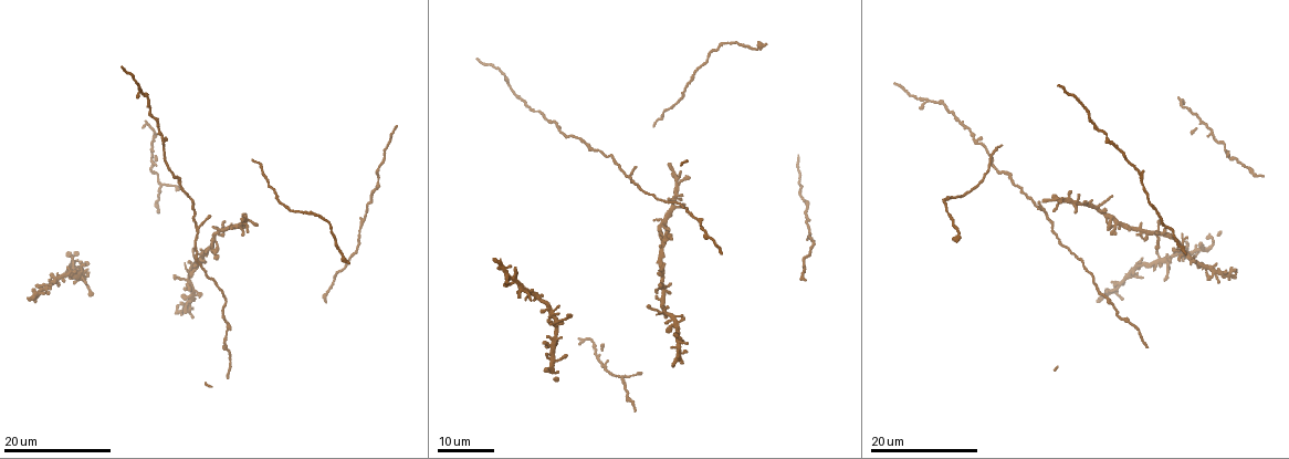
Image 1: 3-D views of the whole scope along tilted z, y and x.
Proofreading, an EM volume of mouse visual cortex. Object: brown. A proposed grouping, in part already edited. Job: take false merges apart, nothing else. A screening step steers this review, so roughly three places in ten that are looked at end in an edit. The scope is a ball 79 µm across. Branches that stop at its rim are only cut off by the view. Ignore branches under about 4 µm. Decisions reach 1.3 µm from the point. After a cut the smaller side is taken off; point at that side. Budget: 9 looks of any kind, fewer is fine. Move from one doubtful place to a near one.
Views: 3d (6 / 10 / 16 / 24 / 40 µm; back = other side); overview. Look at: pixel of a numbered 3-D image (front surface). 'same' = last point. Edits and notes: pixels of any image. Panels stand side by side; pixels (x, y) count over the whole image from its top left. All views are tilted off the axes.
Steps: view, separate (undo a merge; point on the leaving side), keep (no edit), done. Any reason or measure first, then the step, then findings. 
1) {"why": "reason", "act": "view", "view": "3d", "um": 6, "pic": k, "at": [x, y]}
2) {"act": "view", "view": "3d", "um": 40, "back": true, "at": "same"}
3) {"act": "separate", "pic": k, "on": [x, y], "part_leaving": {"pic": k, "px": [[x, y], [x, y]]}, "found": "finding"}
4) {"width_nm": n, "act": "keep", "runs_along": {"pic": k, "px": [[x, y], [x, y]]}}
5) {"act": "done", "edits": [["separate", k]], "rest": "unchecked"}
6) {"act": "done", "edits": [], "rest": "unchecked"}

{"why": "two arms in line, one across", "act": "view", "view": "3d", "um": 24, "pic": 1, "at": [557, 126]}

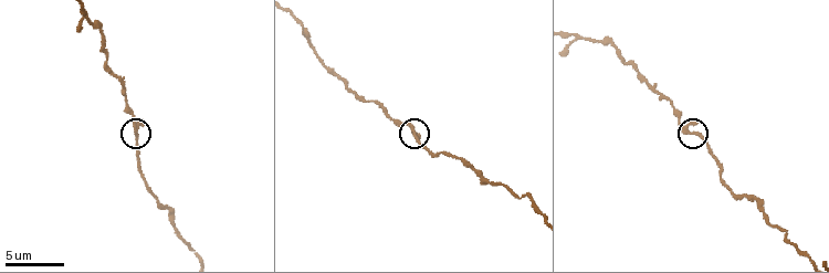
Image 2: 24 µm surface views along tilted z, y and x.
{"why": "closer look", "act": "view", "view": "3d", "um": 10, "pic": 2, "at": [138, 134]}

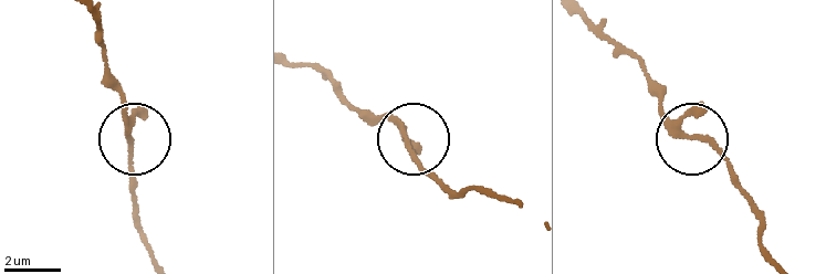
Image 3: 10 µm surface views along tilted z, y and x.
{"act": "keep", "runs_along": {"pic": 3, "px": [[513, 202], [437, 183], [406, 136], [370, 109]]}, "found": "one neuron here"}

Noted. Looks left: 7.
{"why": "three arms meet", "act": "view", "view": "3d", "um": 24, "pic": 1, "at": [621, 376]}

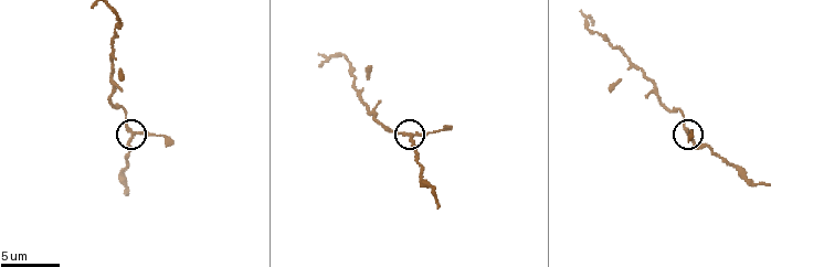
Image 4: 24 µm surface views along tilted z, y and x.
{"act": "view", "view": "3d", "um": 10, "pic": 4, "at": [132, 134]}

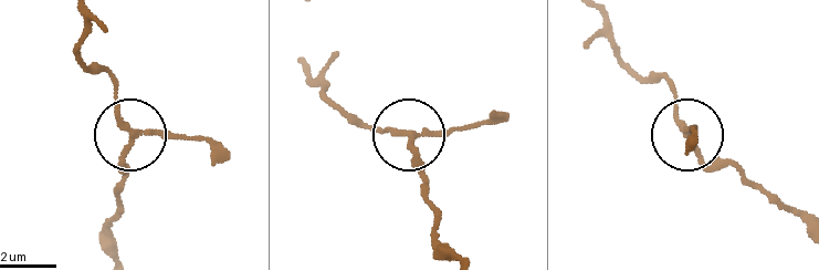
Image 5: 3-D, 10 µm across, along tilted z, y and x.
{"width_nm": 170, "act": "keep", "found": "one neuron here"}

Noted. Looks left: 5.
{"why": "calibre changes", "act": "view", "view": "3d", "um": 24, "pic": 1, "at": [1167, 263]}

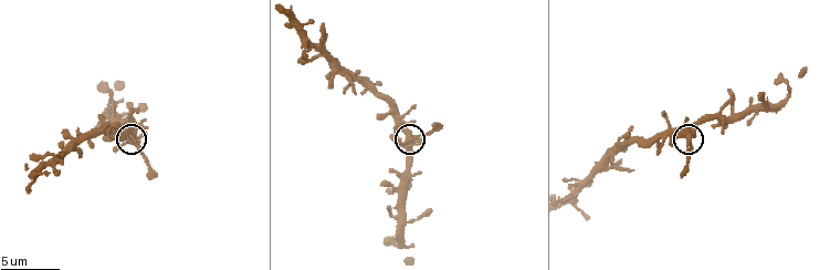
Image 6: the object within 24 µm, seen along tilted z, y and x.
{"why": "closer look", "act": "view", "view": "3d", "um": 10, "pic": 6, "at": [412, 137]}

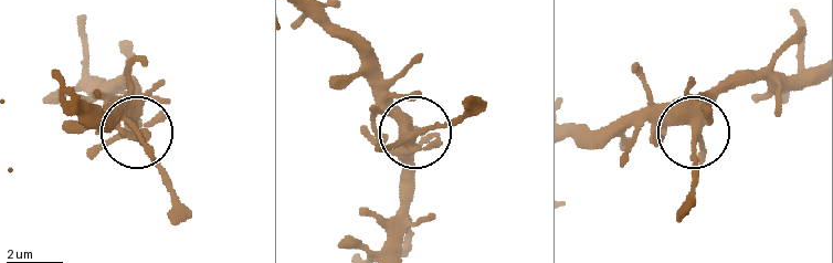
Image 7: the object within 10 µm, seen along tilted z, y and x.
{"arms": 4, "act": "keep", "found": "continuous, no second neuron"}

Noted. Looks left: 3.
{"why": "a fork", "act": "view", "view": "3d", "um": 24, "pic": 1, "at": [678, 324]}

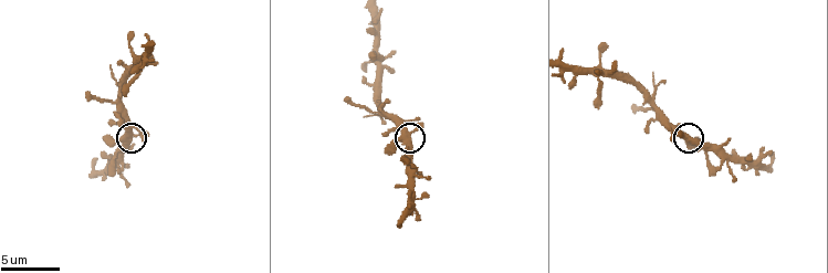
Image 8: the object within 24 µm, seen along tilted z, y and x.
{"act": "view", "view": "3d", "um": 10, "pic": 8, "at": [410, 133]}

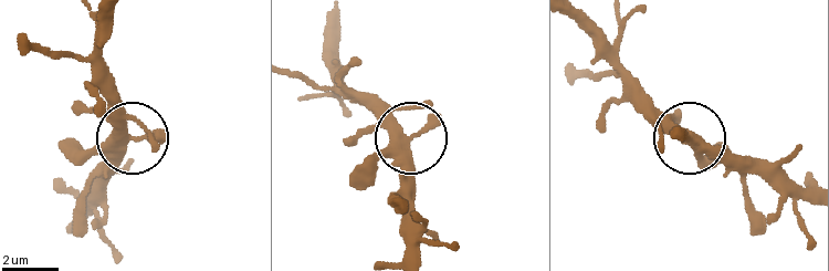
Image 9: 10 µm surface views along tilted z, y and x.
{"width_nm": 340, "act": "keep", "runs_along": {"pic": 9, "px": [[337, 48], [352, 91], [406, 133], [413, 190]]}, "found": "all the same neuron"}

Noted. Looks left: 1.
{"act": "done", "edits": [], "rest": "unchecked"}

